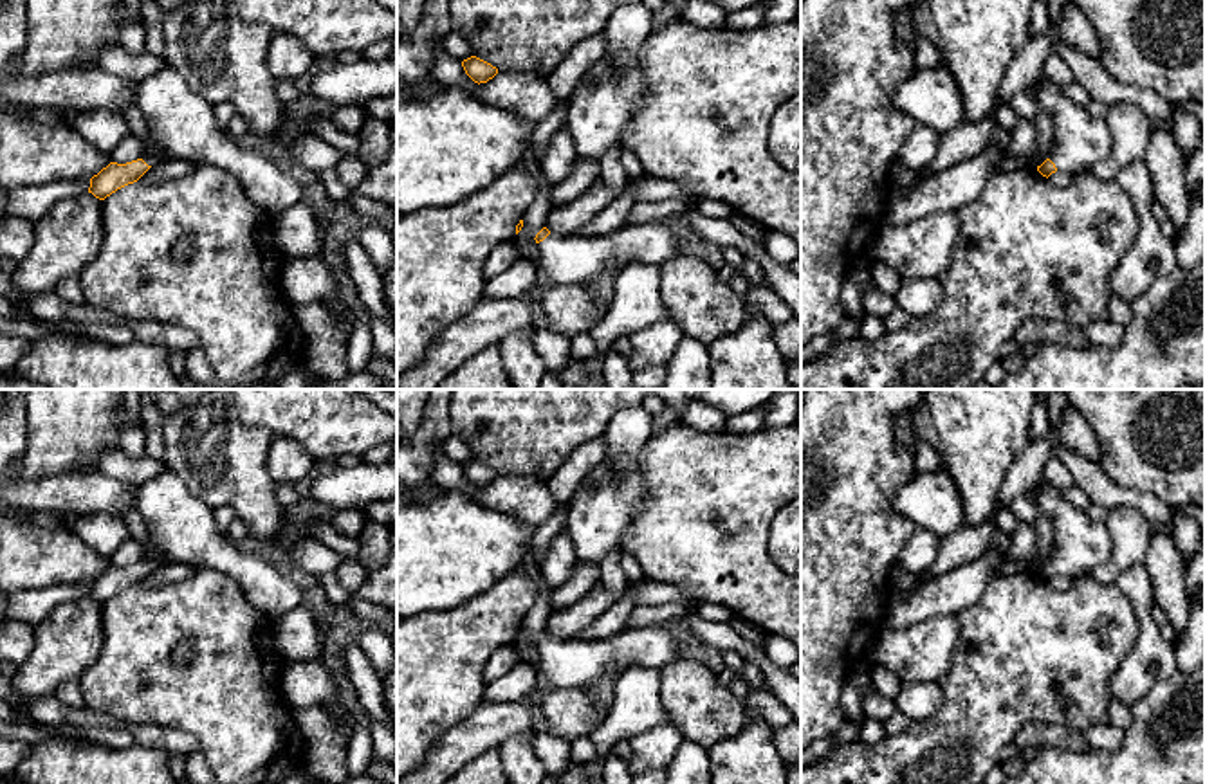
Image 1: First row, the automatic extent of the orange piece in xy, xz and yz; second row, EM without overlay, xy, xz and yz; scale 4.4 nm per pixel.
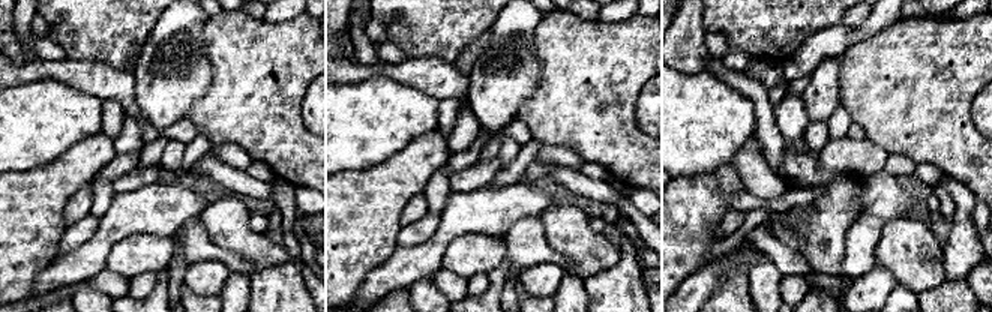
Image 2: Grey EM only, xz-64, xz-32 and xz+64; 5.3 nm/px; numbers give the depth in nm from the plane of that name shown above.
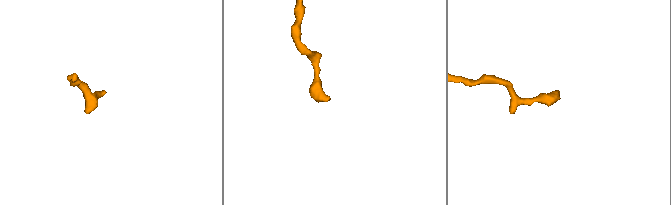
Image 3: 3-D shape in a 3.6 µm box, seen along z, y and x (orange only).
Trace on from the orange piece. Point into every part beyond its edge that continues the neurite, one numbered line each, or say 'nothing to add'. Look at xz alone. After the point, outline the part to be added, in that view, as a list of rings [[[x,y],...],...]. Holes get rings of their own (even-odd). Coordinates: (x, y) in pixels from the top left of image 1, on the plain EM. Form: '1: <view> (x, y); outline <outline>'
1: xz (563, 664); outline [[[653,622],[597,640],[548,638],[538,647],[538,658],[529,703],[482,701],[431,746],[419,768],[397,779],[397,784],[446,784],[469,761],[498,750],[514,734],[532,730],[532,712],[541,703],[545,687],[584,688],[602,681],[612,665],[621,672],[631,667],[658,670],[682,658],[680,634],[673,622]]]

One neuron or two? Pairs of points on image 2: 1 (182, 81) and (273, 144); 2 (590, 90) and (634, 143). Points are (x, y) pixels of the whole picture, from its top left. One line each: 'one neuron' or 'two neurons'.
1: two neurons
2: one neuron

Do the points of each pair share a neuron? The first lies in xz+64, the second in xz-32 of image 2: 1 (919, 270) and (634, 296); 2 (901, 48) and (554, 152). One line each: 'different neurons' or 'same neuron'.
1: different neurons
2: different neurons

